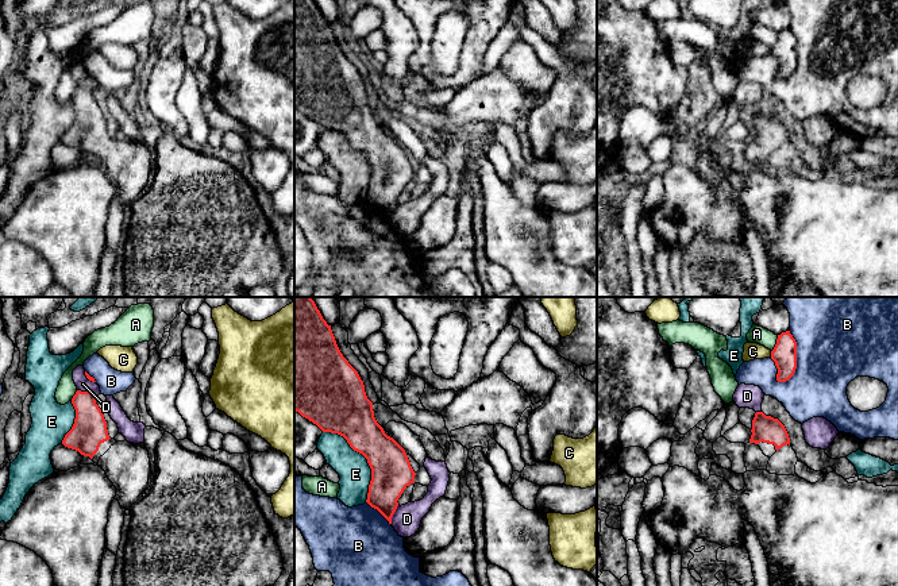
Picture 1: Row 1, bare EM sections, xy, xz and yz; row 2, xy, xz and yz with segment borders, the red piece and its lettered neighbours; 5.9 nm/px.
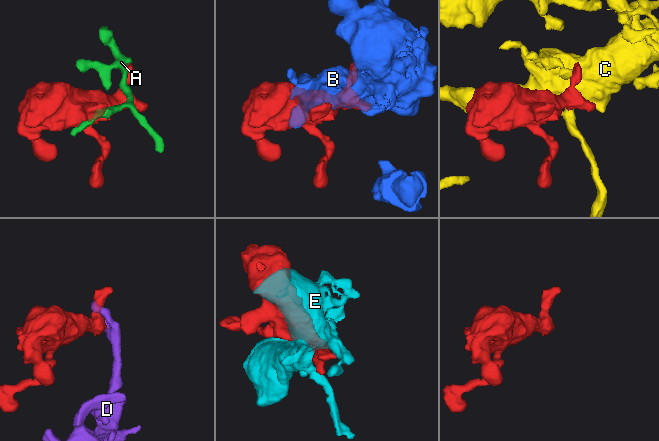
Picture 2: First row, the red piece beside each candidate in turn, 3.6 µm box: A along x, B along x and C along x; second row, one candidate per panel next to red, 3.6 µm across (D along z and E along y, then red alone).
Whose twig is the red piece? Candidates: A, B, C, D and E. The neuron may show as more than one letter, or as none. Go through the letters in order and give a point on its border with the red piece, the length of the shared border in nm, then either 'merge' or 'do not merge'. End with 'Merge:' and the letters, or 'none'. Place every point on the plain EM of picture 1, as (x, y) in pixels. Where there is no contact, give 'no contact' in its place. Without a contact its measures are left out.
A: yz (777, 41) | 110 nm | do not merge
B: yz (796, 58) | 320 nm | do not merge
C: yz (771, 51) | 40 nm | do not merge
D: xy (87, 89) | 120 nm | do not merge
E: xz (365, 154) | 500 nm | do not merge
Merge: none

